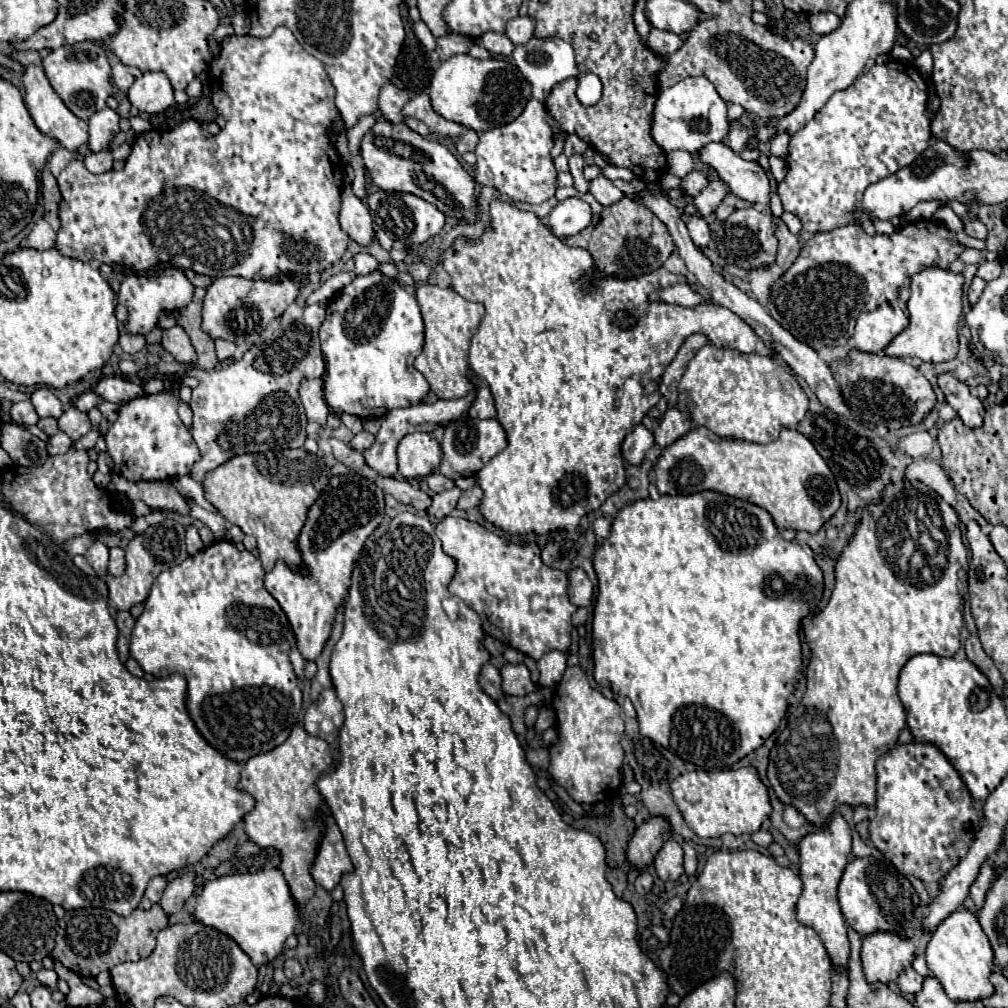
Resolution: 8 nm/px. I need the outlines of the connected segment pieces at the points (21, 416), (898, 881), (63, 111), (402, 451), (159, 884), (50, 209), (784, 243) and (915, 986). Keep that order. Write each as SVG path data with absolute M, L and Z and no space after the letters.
M31 401L13 403L13 407L11 407L11 419L13 419L13 423L27 425L27 427L31 427L31 425L35 425L39 421L39 417L37 417Z
M857 857L847 863L839 883L839 905L845 921L859 931L869 935L875 931L899 931L905 937L919 933L919 919L913 915L913 887L891 863L875 857Z
M29 65L27 71L23 73L23 83L25 83L25 103L27 103L27 109L31 113L31 119L35 121L37 129L43 133L43 135L51 135L55 141L59 141L59 145L67 151L77 151L81 145L87 143L87 137L89 137L89 127L87 127L87 121L75 117L67 107L65 103L61 101L61 97L53 91L53 87L49 85L45 73L41 67L35 67L35 65Z
M409 433L397 447L399 473L405 479L417 479L433 473L441 463L441 447L429 433Z
M163 875L153 877L153 879L149 881L149 885L147 885L147 889L145 889L145 895L143 895L143 901L139 903L139 907L141 907L141 909L149 909L151 905L159 903L165 887L167 887L167 879L165 879Z
M43 169L41 173L41 195L43 195L43 209L45 209L45 221L57 231L59 229L59 217L57 217L57 209L59 209L59 201L61 201L61 193L57 187L57 179L51 175L51 171Z
M773 217L773 227L775 227L775 237L779 239L779 249L777 249L777 265L787 271L789 265L797 259L801 247L799 247L799 237L793 235L787 225L781 221L781 217Z
M905 969L899 977L897 977L897 987L901 989L903 995L915 995L921 991L921 985L923 985L923 977L913 969Z

